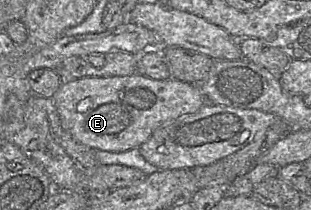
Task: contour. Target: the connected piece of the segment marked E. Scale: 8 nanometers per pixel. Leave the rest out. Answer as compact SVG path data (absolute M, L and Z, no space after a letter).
M136 72L129 76L85 77L64 81L53 96L53 103L58 111L62 127L75 140L92 149L126 152L140 147L160 126L180 116L197 112L207 101L198 85L173 78L155 80Z

